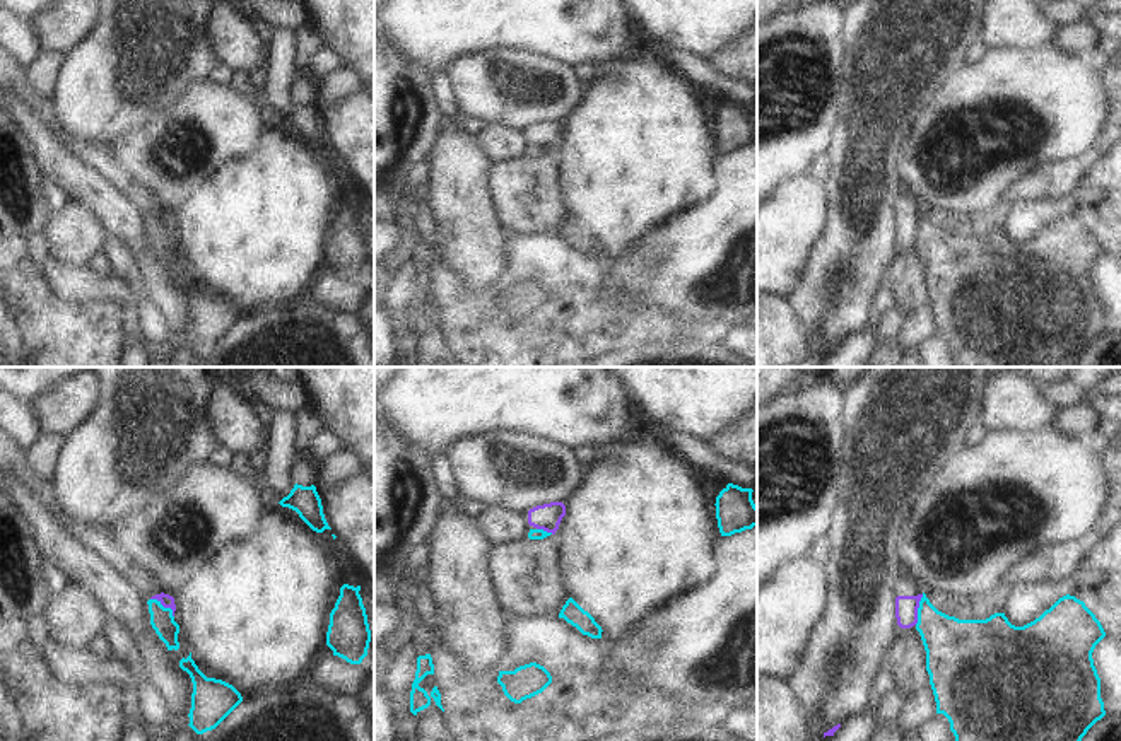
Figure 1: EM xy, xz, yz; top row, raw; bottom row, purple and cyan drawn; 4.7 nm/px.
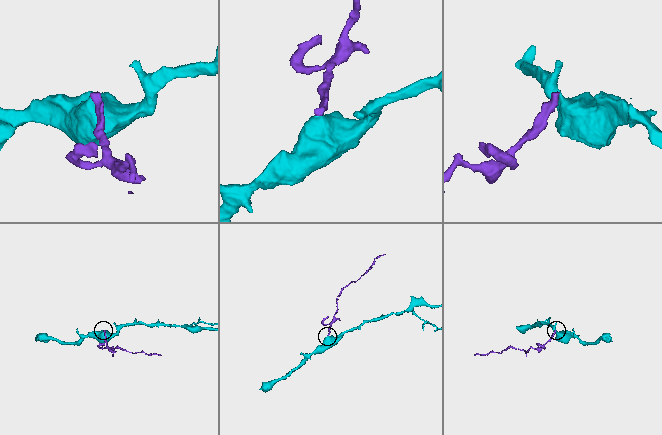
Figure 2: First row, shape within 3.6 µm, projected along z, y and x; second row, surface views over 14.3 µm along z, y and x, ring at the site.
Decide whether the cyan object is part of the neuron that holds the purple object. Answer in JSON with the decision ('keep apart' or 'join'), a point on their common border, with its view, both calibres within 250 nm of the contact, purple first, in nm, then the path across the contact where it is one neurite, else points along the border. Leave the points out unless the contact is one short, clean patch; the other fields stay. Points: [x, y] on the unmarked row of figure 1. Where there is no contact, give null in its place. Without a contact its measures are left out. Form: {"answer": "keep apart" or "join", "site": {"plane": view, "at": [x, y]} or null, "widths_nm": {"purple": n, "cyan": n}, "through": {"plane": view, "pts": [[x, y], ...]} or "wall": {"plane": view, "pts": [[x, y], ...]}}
{"answer": "keep apart", "site": {"plane": "xy", "at": [164, 224]}, "widths_nm": {"purple": 60, "cyan": 110}, "wall": {"plane": "xy", "pts": [[151, 215], [168, 224], [173, 234]]}}

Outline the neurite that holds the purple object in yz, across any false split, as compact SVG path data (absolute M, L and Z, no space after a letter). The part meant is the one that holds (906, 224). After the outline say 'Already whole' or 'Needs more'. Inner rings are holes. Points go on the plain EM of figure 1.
M902 184L901 193L895 198L895 254L916 246L918 241L918 225L923 215L921 200L909 190L907 184Z. Needs more.

